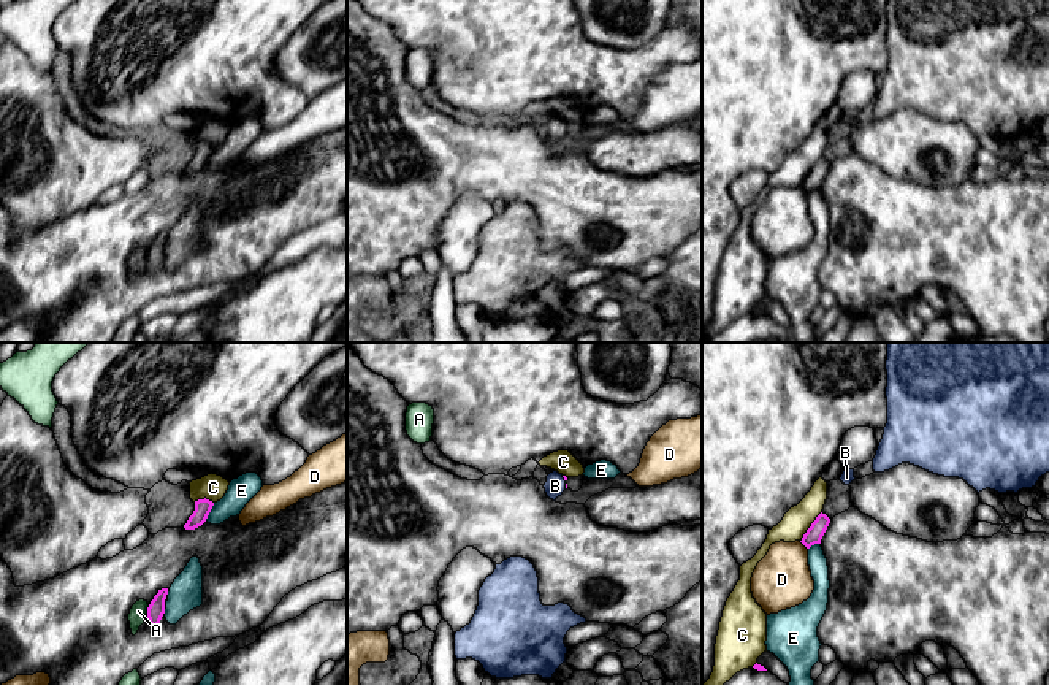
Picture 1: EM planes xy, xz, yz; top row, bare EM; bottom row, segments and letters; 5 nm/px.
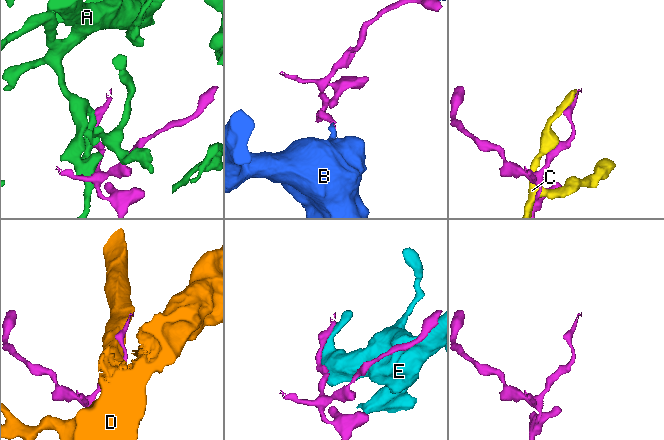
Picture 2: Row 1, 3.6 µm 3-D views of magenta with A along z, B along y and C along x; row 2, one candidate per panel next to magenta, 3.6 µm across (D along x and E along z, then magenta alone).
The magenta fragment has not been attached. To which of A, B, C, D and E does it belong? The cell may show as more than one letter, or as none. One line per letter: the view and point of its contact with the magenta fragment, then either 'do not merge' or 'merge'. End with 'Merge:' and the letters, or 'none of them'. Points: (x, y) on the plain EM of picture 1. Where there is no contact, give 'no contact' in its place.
A: xy (148, 254) | do not merge
B: xz (564, 124) | merge
C: yz (810, 172) | do not merge
D: yz (804, 189) | do not merge
E: xy (209, 156) | do not merge
Merge: B

